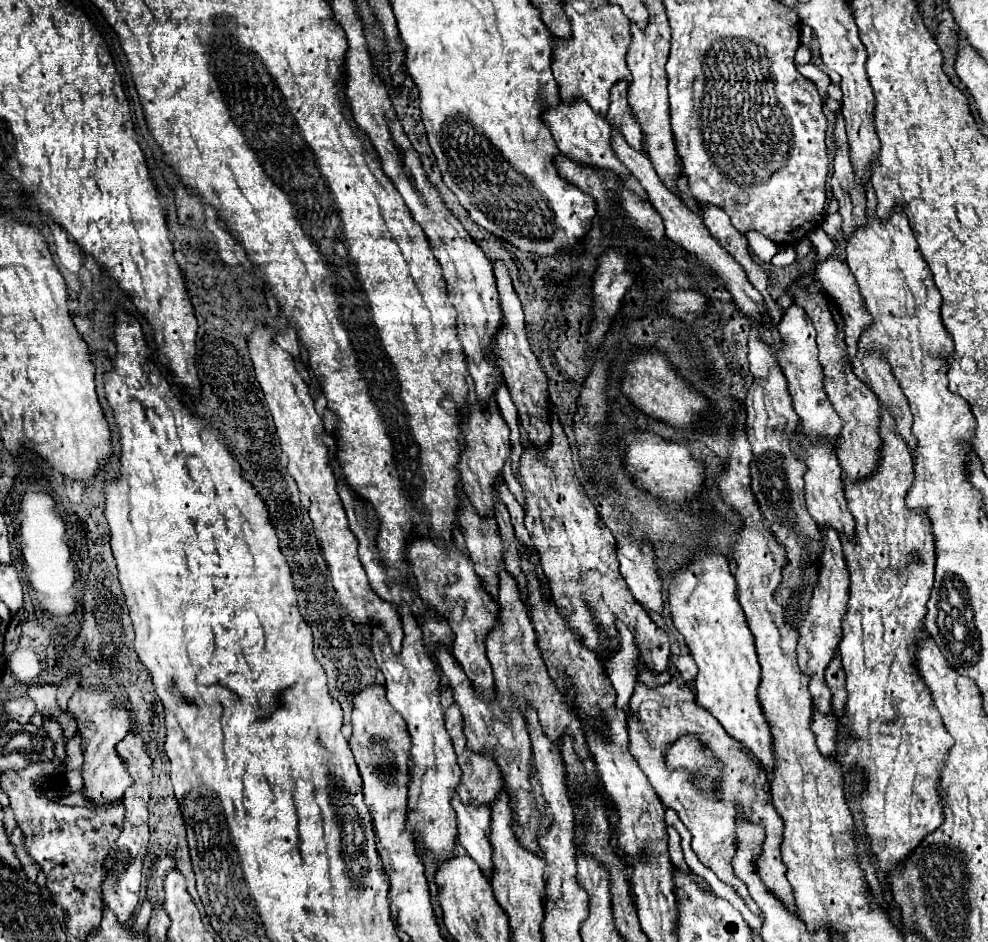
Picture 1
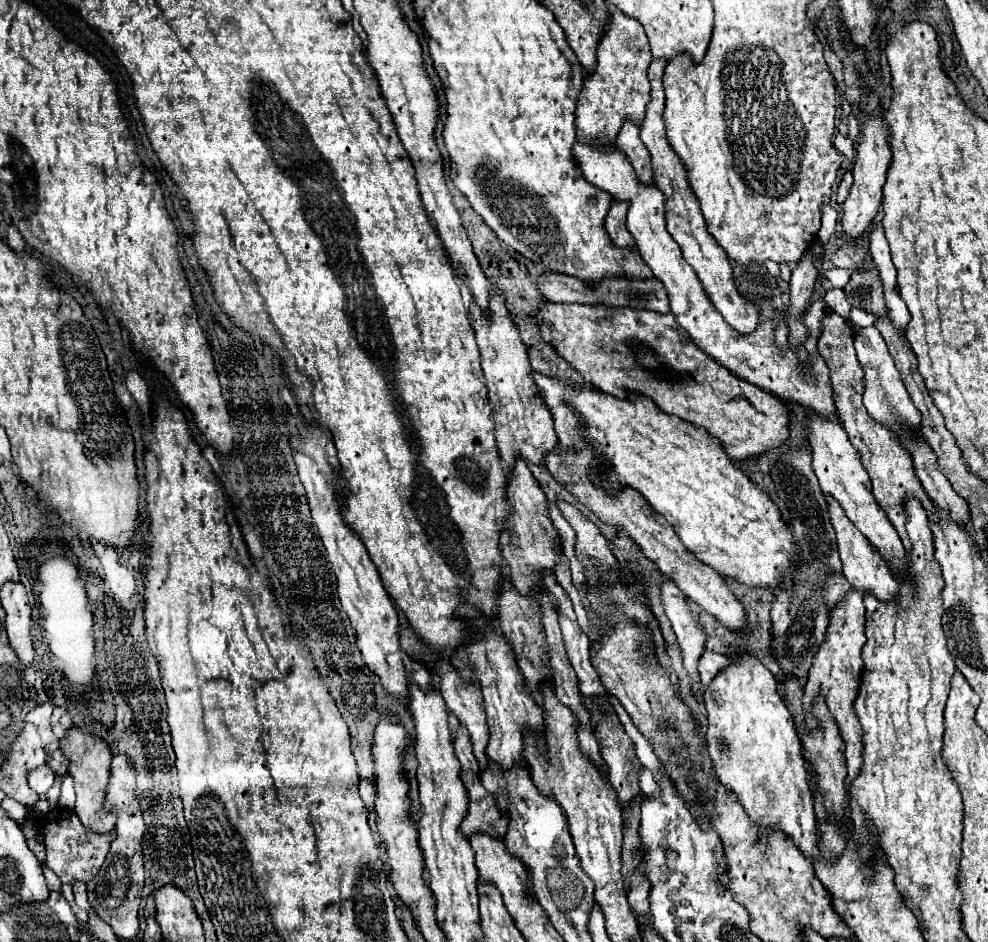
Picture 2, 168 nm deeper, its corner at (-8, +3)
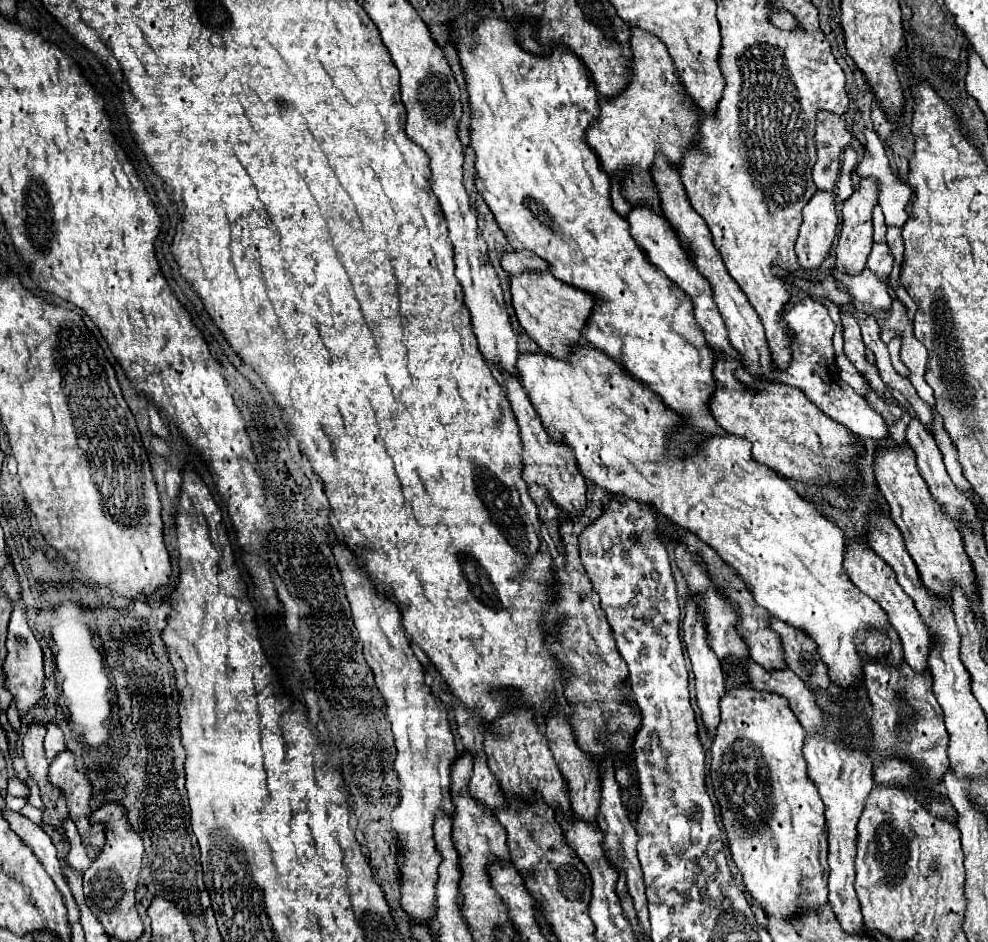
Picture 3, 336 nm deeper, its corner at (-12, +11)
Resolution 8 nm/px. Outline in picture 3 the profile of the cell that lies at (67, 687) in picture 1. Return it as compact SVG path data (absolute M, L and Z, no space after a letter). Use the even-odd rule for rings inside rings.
M50 725L48 733L44 737L44 751L48 757L48 763L64 749L64 733L60 731L58 725Z

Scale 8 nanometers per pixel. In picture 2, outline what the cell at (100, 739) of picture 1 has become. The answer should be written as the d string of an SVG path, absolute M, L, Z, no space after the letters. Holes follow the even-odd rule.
M70 729L68 737L60 741L60 749L70 759L68 771L76 779L76 809L74 811L80 817L82 825L96 833L112 831L116 825L116 817L112 817L112 813L104 813L104 797L106 797L106 787L110 781L110 765L114 757L110 745L102 737L84 735L82 731Z

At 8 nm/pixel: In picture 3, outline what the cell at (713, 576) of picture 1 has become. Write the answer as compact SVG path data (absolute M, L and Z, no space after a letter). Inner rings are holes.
M740 685L736 687L732 693L724 695L720 701L720 709L722 709L722 719L720 725L716 729L714 741L712 741L712 765L710 765L710 779L714 785L714 795L718 799L720 805L720 815L722 815L722 825L726 829L726 839L728 839L728 849L732 855L732 861L738 867L738 873L742 875L742 883L744 883L744 891L756 899L762 907L762 911L766 915L776 915L776 919L796 925L796 919L806 913L806 911L814 911L818 907L824 907L828 903L828 829L824 825L824 803L820 801L820 795L816 793L816 785L812 785L808 773L806 773L806 761L802 755L802 747L804 747L804 729L802 725L796 721L796 715L792 713L788 701L784 701L784 697L776 695L776 693L768 693L768 691L756 691L752 687Z

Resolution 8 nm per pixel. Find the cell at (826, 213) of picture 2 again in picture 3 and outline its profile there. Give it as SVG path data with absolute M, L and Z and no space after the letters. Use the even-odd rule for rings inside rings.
M820 111L814 141L818 153L818 161L812 171L814 183L818 189L832 191L840 175L842 153L852 141L852 133L848 129L846 119L828 111Z

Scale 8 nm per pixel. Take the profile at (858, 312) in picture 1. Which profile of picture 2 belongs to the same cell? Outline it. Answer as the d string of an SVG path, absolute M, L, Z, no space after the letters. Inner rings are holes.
M862 327L856 335L854 335L854 347L856 347L856 359L860 361L860 367L864 369L864 407L868 409L868 413L876 419L886 423L898 437L900 437L900 429L920 429L920 411L916 409L916 405L912 403L900 373L894 365L894 359L888 353L888 347L882 339L882 335L878 331L874 331L872 327Z

